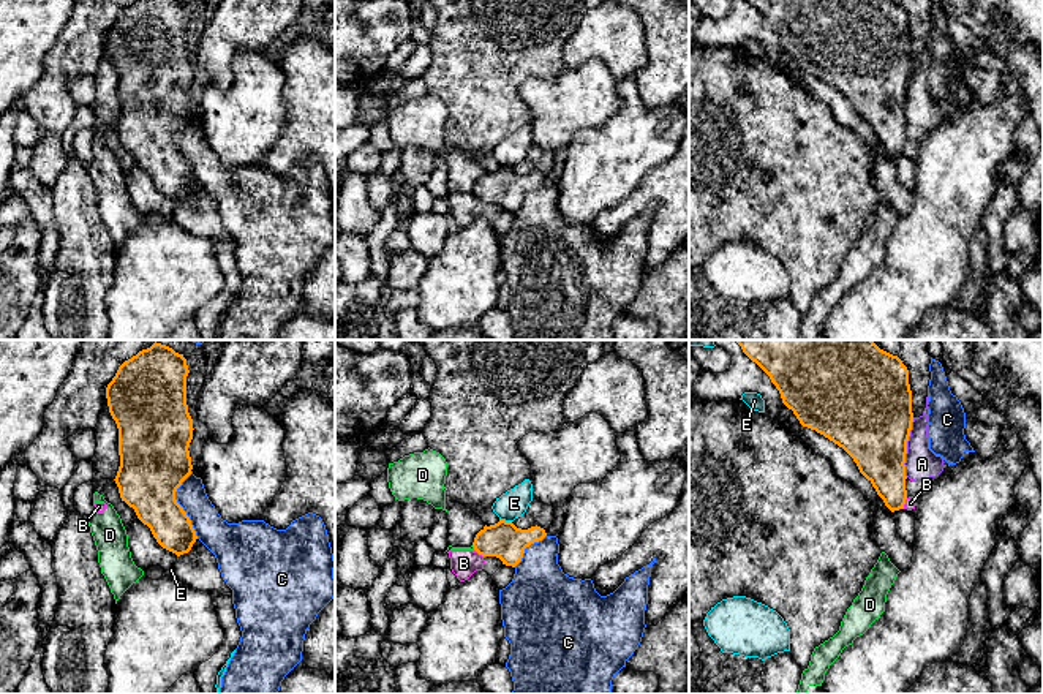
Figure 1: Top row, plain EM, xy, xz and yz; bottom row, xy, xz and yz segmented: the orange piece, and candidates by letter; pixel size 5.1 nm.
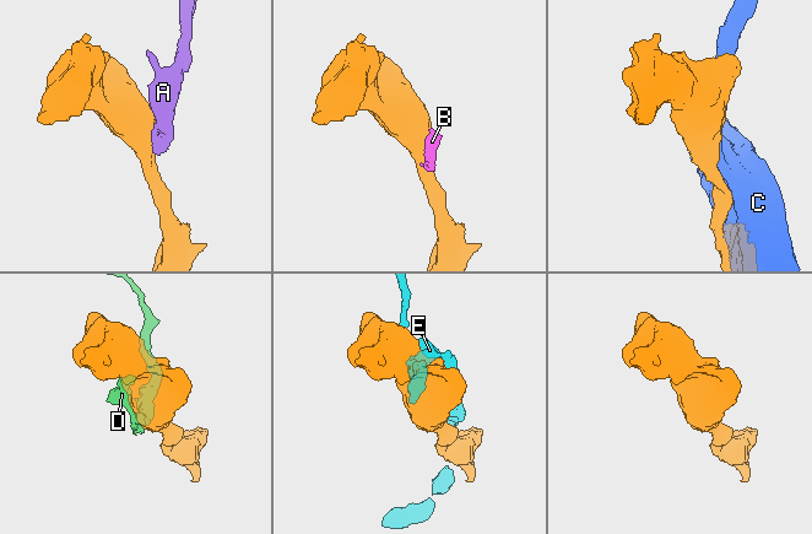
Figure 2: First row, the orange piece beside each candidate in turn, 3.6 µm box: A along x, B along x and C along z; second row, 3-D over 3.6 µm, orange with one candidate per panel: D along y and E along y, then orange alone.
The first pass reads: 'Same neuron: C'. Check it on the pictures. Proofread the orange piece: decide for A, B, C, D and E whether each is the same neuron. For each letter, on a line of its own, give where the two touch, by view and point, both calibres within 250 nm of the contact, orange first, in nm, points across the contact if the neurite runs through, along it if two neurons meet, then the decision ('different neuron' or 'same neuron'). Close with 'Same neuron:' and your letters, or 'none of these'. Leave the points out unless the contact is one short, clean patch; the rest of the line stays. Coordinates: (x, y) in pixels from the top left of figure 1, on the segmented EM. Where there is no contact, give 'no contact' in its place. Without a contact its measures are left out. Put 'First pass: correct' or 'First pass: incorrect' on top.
First pass: incorrect
A: yz (906, 448) | 440/160 nm | along yz (914, 418), (904, 463), (906, 476) | different neuron
B: xz (479, 554) | 190/140 nm | along xz (476, 550), (482, 557) | different neuron
C: xy (179, 505) | 340/170 nm | different neuron
D: xz (474, 549) | 190/20 nm | along xz (471, 546), (476, 550) | different neuron
E: xz (504, 520) | 190/140 nm | different neuron
Same neuron: none of these

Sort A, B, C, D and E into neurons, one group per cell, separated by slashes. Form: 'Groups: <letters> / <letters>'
Groups: A B D / C / E

